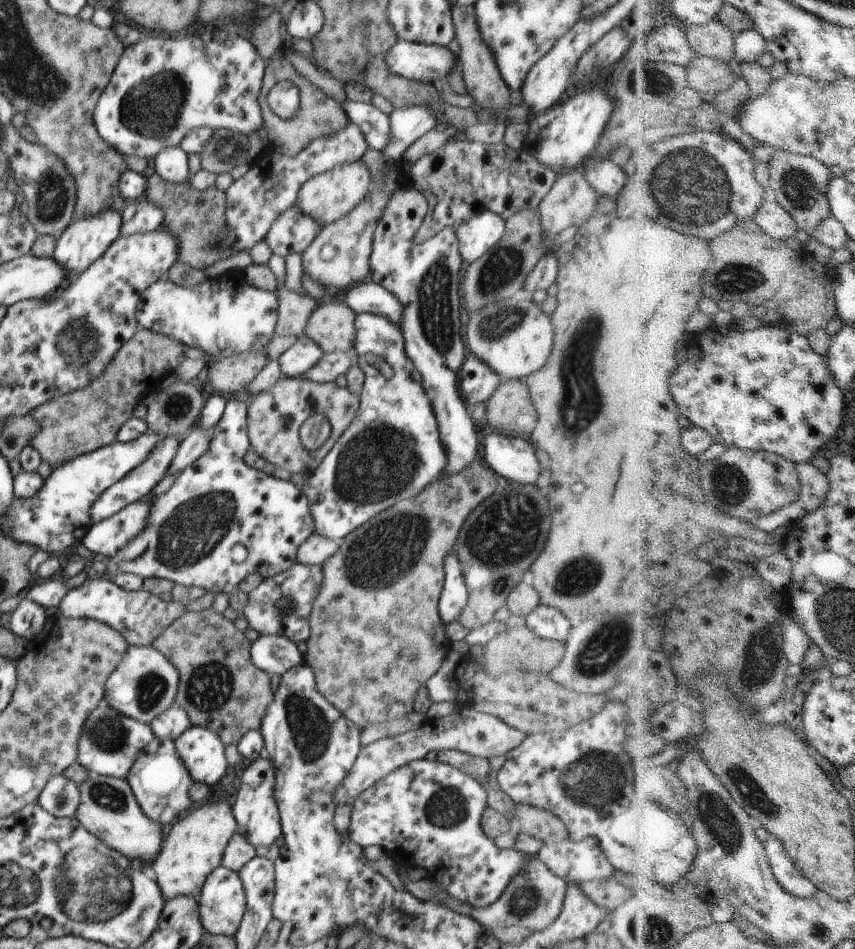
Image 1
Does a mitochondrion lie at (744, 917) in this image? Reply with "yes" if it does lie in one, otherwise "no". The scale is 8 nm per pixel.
no

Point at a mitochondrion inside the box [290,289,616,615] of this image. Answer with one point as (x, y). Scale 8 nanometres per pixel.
(380, 461)

